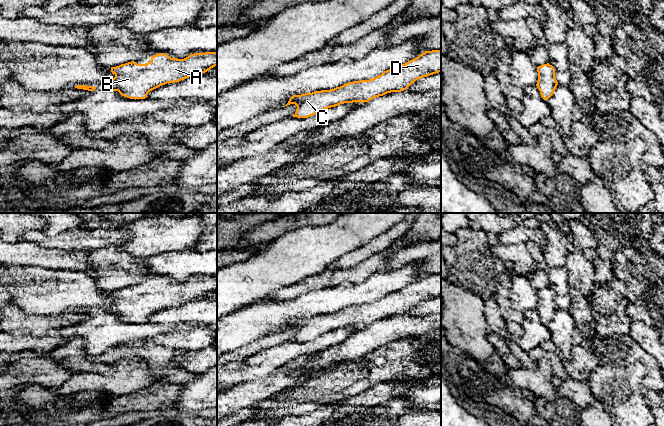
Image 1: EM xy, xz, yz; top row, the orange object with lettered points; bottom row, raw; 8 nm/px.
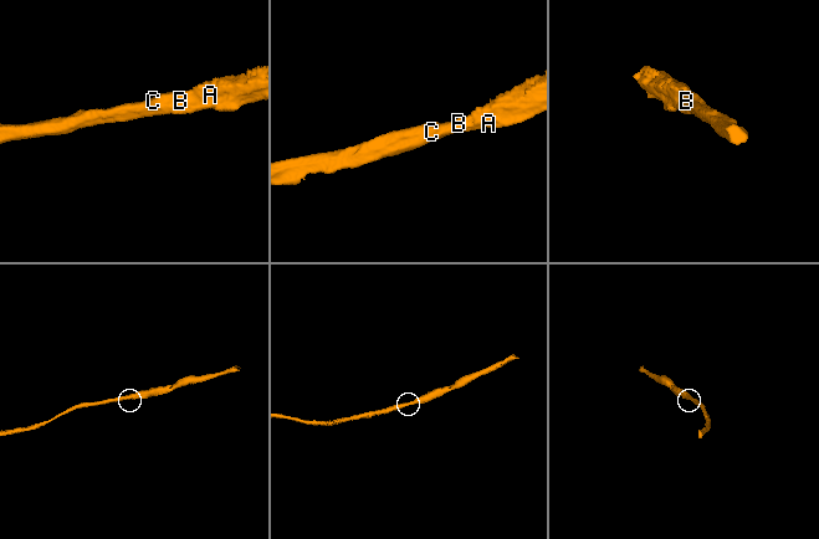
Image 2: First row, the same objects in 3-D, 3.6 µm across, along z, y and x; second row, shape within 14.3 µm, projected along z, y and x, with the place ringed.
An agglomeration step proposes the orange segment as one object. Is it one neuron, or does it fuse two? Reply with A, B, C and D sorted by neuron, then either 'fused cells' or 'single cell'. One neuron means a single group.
groups A B C D; single cell

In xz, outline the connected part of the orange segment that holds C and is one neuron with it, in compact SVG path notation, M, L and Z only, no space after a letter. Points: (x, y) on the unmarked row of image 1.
M441 274L425 275L401 290L369 303L346 307L330 314L293 319L285 329L297 330L293 341L308 342L344 327L368 326L391 316L406 314L416 304L441 296Z

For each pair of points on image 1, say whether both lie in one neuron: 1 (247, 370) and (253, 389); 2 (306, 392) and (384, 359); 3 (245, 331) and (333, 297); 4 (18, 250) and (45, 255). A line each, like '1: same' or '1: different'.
1: different
2: same
3: same
4: same

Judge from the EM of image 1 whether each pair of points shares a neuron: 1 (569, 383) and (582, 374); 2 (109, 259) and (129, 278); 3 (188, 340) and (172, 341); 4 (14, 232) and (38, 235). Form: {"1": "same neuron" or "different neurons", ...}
{"1": "different neurons", "2": "same neuron", "3": "same neuron", "4": "different neurons"}

